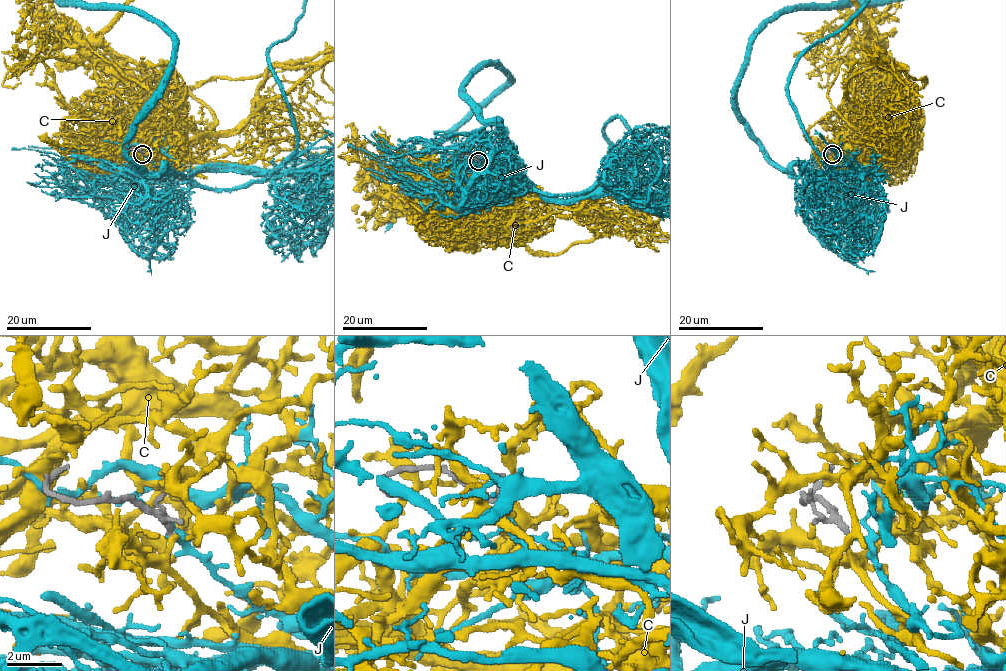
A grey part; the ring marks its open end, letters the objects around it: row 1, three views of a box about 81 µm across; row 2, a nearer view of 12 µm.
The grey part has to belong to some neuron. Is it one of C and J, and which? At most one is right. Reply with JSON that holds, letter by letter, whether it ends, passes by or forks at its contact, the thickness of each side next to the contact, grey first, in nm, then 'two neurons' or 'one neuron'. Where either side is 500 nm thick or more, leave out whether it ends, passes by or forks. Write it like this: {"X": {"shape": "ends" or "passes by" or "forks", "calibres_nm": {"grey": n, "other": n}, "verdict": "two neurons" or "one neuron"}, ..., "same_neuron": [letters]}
{"C": {"shape": "ends", "calibres_nm": {"grey": 150, "other": 200}, "verdict": "two neurons"}, "J": {"shape": "passes by", "calibres_nm": {"grey": 150, "other": 170}, "verdict": "one neuron"}, "same_neuron": ["J"]}

